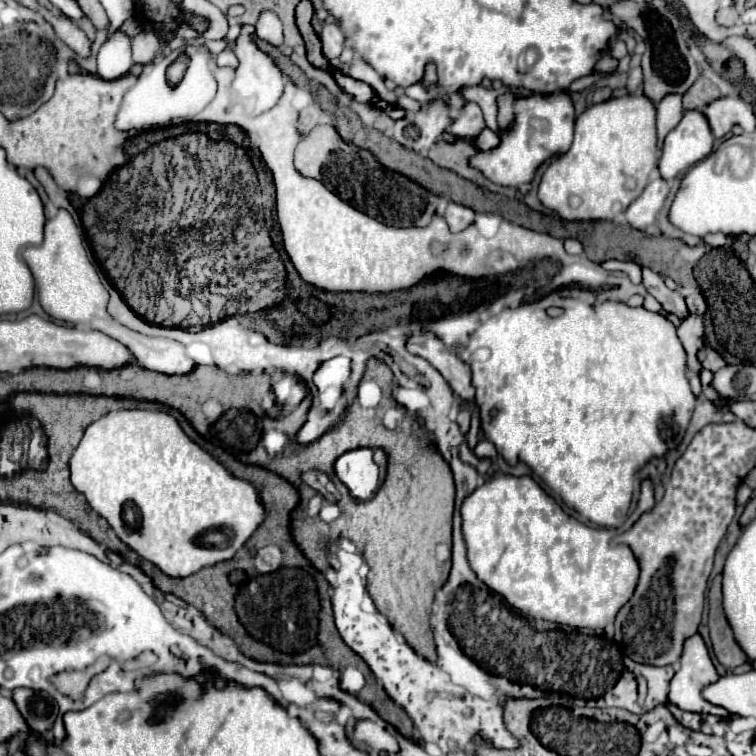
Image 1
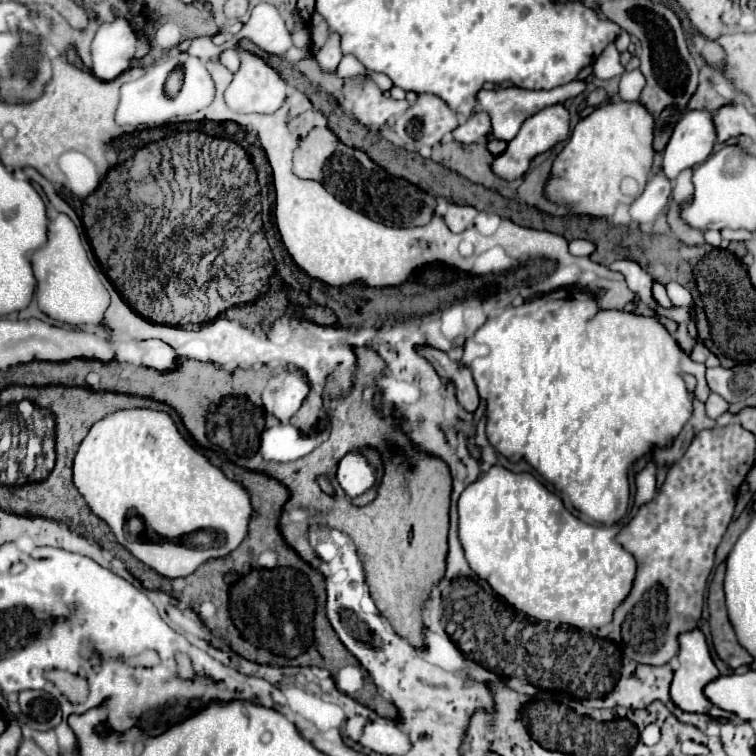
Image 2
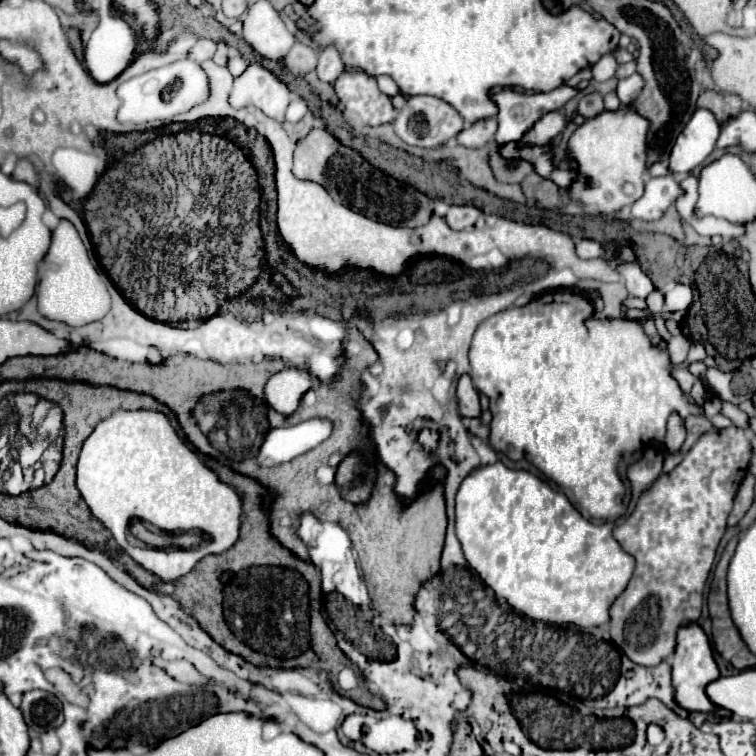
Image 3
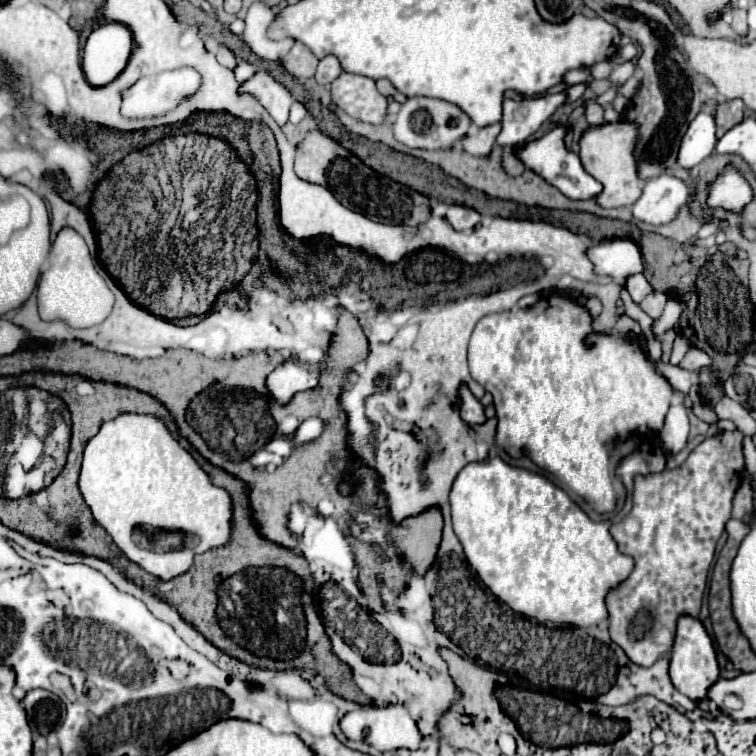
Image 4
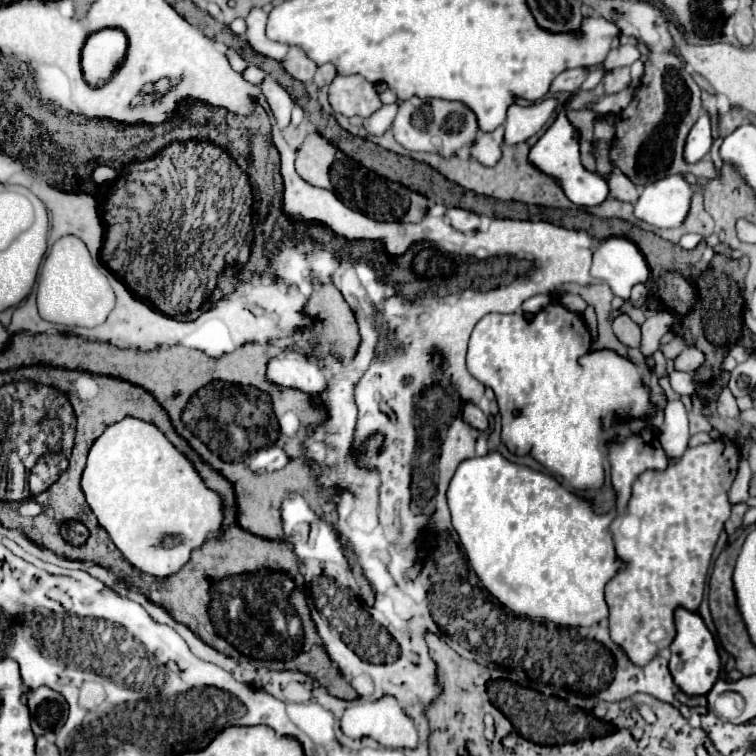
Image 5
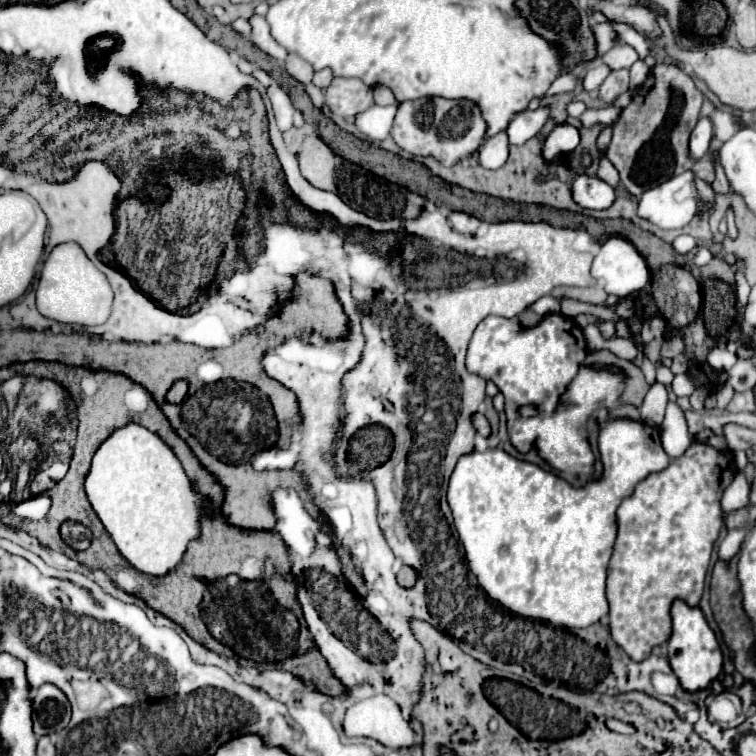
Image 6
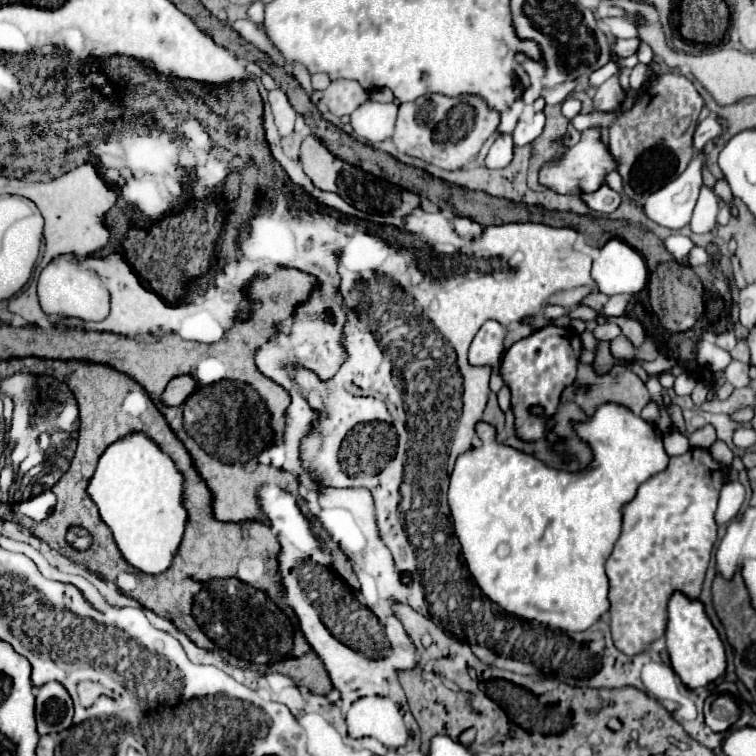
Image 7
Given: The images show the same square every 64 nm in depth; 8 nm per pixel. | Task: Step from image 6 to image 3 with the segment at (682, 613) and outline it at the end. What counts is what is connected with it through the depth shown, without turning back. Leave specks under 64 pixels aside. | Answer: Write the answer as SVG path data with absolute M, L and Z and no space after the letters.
M688 624L688 626L680 628L678 644L676 644L676 652L674 652L674 664L672 664L672 686L674 686L676 702L688 712L710 712L710 714L718 714L722 718L730 718L732 714L714 706L704 692L704 688L718 676L720 676L720 672L714 662L712 648L710 648L710 642L708 642L708 636L704 634L704 630L698 624Z

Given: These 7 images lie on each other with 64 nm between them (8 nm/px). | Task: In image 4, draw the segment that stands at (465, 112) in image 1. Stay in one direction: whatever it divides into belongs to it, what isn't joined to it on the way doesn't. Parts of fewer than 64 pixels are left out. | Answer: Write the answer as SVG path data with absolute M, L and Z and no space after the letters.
M496 122L494 126L486 126L486 130L478 130L476 134L466 134L466 138L462 138L460 142L466 152L474 156L486 156L492 150L498 132L500 132L500 124Z

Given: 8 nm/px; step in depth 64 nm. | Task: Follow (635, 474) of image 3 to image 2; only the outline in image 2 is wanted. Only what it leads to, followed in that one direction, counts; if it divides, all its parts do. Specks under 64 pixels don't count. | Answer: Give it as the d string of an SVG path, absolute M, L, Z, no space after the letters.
M648 464L636 476L636 502L634 502L634 508L644 506L654 496L656 496L656 466Z

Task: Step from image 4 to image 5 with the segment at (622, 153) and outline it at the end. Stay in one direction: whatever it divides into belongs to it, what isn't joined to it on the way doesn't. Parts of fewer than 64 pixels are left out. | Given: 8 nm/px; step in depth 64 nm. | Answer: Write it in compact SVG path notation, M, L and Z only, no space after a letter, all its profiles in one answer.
M616 166L612 168L612 172L604 174L602 178L610 186L610 198L612 200L634 204L640 198L642 188L634 186L634 182L630 182L630 178L626 178L626 174L622 174L622 170L618 170Z

